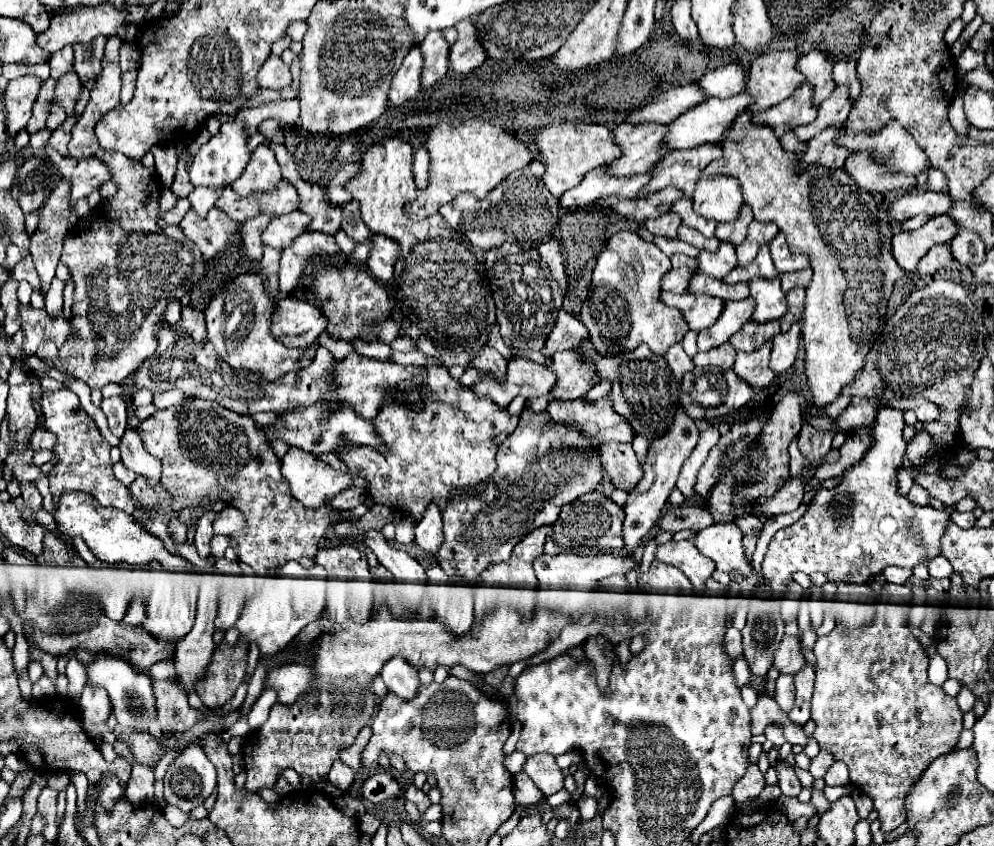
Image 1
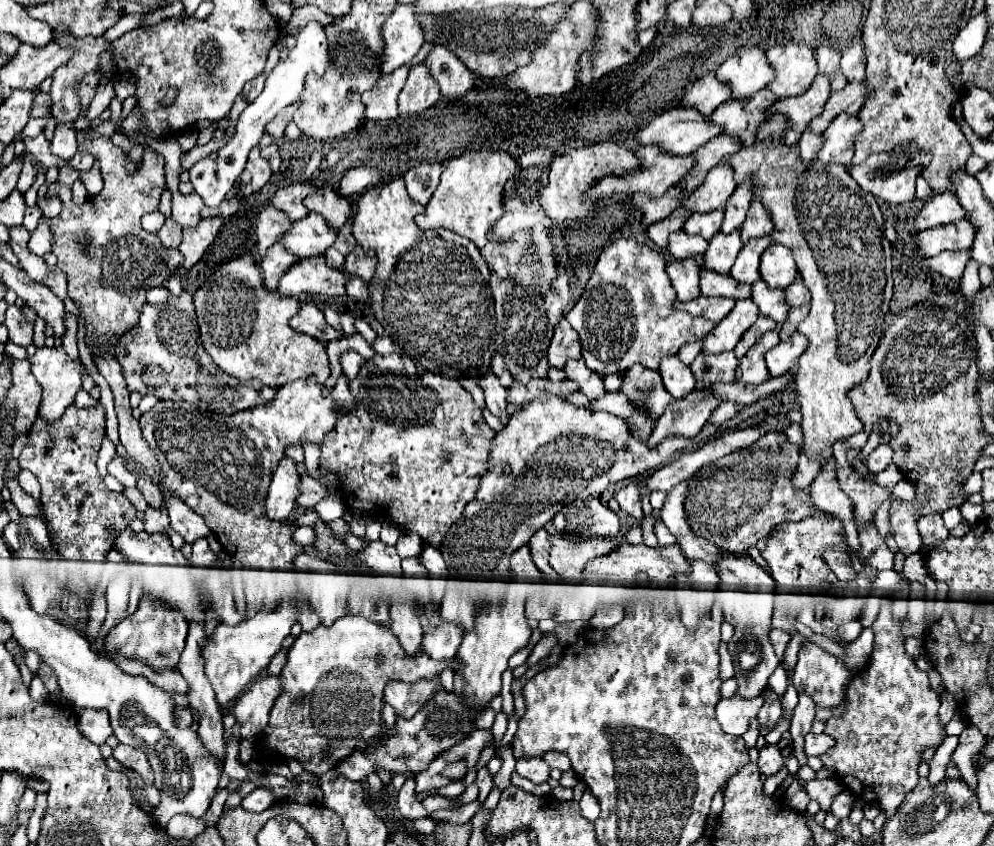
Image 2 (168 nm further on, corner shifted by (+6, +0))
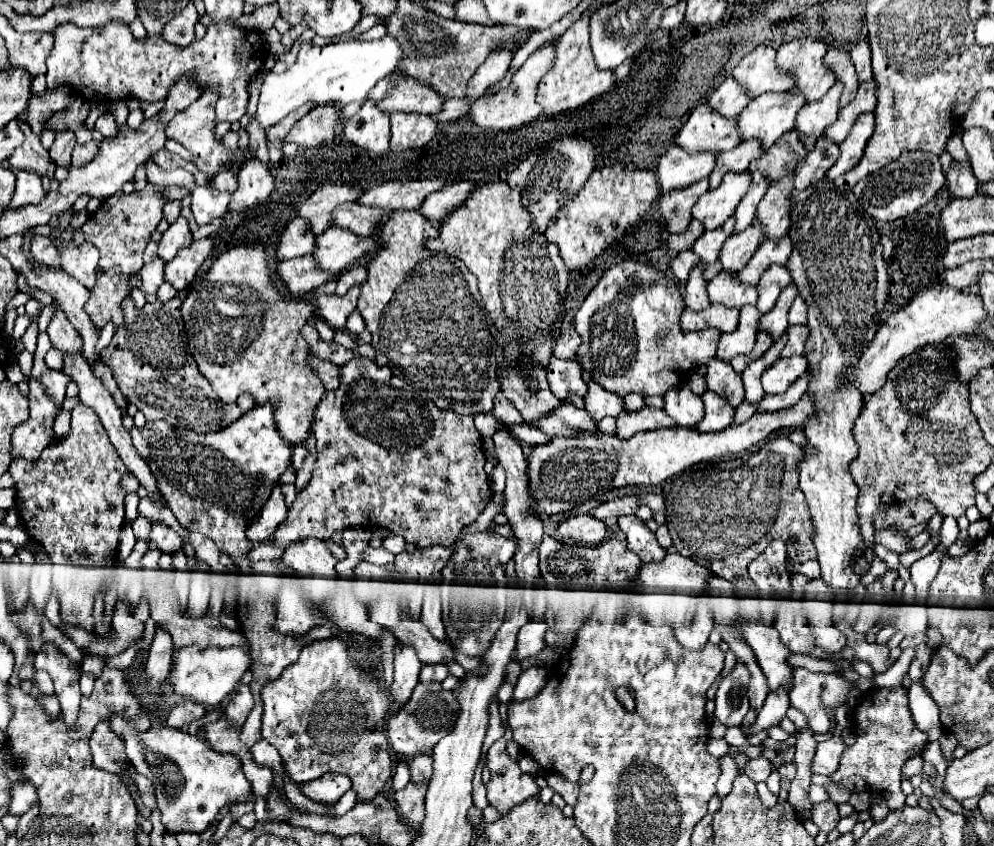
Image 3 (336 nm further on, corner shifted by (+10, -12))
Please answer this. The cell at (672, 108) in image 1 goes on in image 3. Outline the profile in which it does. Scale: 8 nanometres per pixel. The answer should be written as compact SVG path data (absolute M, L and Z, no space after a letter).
M732 77L724 79L718 87L714 87L710 93L708 93L708 99L706 103L716 111L720 113L722 117L726 119L732 119L738 115L738 111L742 111L742 107L746 107L746 103L750 101L752 97L746 95L746 89L742 85L738 85Z

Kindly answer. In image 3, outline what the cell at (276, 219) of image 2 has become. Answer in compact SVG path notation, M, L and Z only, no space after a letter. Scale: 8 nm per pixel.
M294 217L284 227L284 231L282 231L280 239L278 239L274 259L284 261L284 259L292 259L292 257L310 255L312 251L314 251L314 233L306 227L304 219Z

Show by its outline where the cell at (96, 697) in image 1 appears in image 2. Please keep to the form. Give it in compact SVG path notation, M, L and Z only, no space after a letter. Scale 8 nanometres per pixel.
M78 709L78 729L86 739L90 739L98 747L104 745L106 739L112 735L106 711L96 709Z

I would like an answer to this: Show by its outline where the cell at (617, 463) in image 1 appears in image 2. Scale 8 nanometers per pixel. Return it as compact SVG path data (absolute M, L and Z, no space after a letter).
M630 481L626 487L622 487L616 493L616 501L620 503L622 511L626 511L628 515L636 517L638 521L642 521L644 513L642 513L642 505L640 505L640 495L638 495L638 487L634 481Z

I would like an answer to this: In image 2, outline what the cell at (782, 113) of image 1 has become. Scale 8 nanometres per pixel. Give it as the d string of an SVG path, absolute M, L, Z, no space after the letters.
M818 75L804 95L788 97L774 105L774 111L790 119L790 129L786 129L786 145L798 143L808 123L824 111L828 99L830 99L830 79L826 79L826 75Z

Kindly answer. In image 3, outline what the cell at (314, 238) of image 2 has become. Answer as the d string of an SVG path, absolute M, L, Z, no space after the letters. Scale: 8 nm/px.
M328 227L324 233L316 235L314 261L320 269L338 273L354 263L360 263L370 251L374 251L378 241L374 237L354 235L342 227Z

